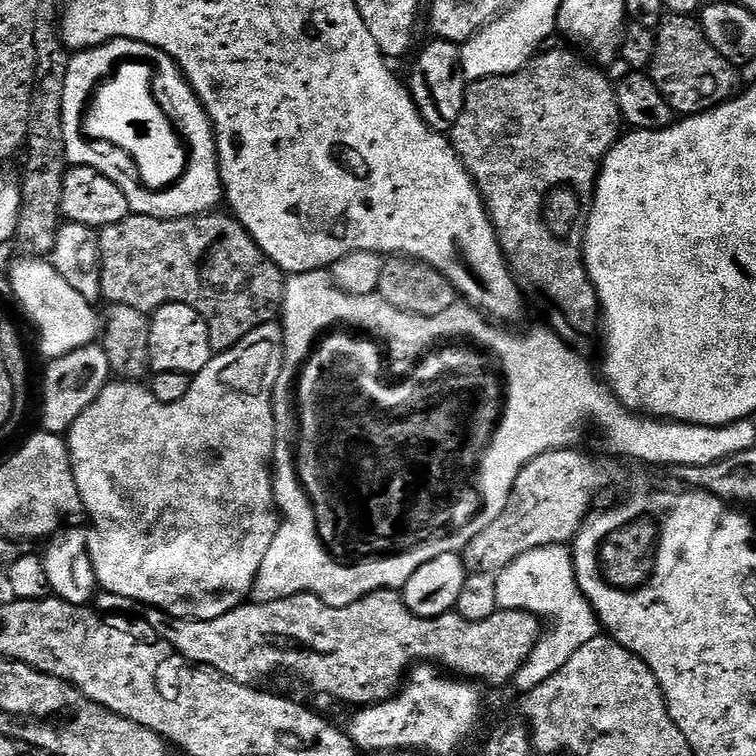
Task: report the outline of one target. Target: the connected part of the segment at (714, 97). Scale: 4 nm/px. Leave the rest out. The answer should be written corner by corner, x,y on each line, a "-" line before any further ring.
679,14
669,15
655,29
655,34
654,58
646,72
652,77
654,86
662,90
662,98
670,102
677,117
697,116
725,104
737,95
741,87
740,76
736,73
739,72
737,65
722,58
722,54
710,46
706,34
700,28
699,19

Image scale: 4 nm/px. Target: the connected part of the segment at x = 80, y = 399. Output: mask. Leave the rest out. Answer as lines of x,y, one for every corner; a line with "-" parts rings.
93,342
51,361
44,376
44,424
43,431
57,434
67,433
73,422
98,398
98,394
108,383
112,367
103,347

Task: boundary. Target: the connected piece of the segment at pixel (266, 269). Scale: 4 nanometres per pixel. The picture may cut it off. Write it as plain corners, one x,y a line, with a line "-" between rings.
213,210
211,212
203,212
201,216
183,216
182,218
174,218
173,220
163,220
162,218
150,218
149,216
130,214
122,222
114,222
114,226
103,229
103,231
100,232
103,299
105,301
108,300
107,303
109,305
125,304
145,314
154,313
167,304
185,304
186,306
190,306
194,310
198,310
198,314
202,314
202,318
210,330
212,351
216,354
230,350
235,344
242,342
242,338
246,338
246,334
250,334
258,326
273,323
273,321
277,319
278,313
281,311
284,303
284,282
286,274
259,248
259,246
257,246
254,242
254,238
236,221
235,216
231,214
225,214
225,216
223,216
222,213
223,211

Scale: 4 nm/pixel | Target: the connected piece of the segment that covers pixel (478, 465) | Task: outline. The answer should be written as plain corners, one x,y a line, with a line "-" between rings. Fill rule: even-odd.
348,330
333,331
317,343
298,384
300,443
291,451
292,476
295,476
295,482
300,487
301,495
304,495
309,511
314,513
313,527
320,552
334,568
334,582
326,582
326,590
322,590
320,576
320,580
316,578
314,582
316,586
300,586
300,592
310,592
335,608
350,606
371,592
403,589
404,584
410,582
410,574
414,574
418,566
426,566
426,562
439,558
441,554
463,553
463,548
477,539
467,522
461,523
460,529
449,536
435,536
428,530
418,536
417,532
423,528
442,527
446,518
454,517
458,511
462,520
471,521
474,525
485,513
485,461
489,457
488,428
492,428
492,416
496,416
496,380
488,376
484,360
480,360
480,356
472,356
472,352
444,352
444,356
428,360
424,368
420,368
420,372
416,372
414,376
400,371
395,378
384,378
378,376
378,348
379,345
372,338
365,338

